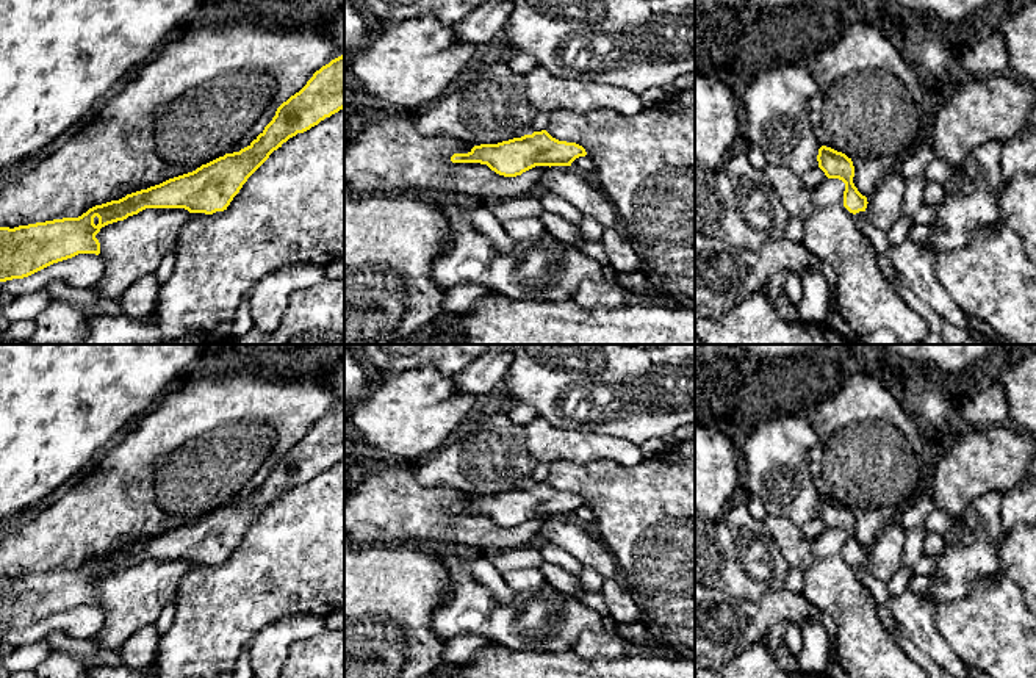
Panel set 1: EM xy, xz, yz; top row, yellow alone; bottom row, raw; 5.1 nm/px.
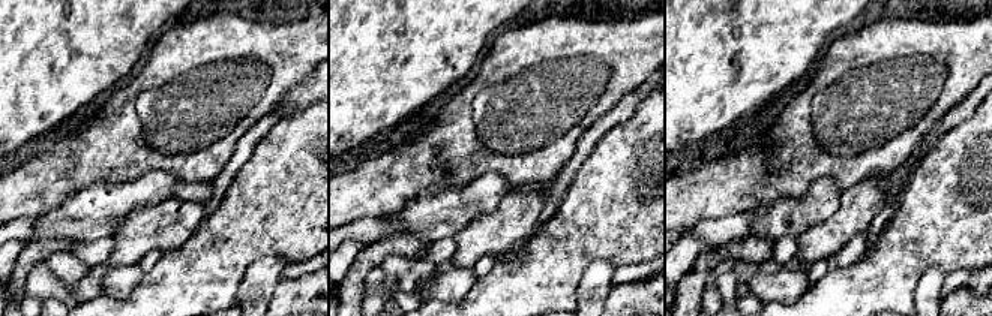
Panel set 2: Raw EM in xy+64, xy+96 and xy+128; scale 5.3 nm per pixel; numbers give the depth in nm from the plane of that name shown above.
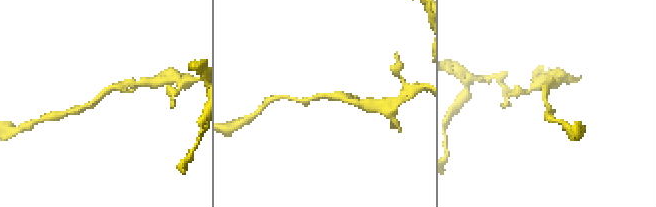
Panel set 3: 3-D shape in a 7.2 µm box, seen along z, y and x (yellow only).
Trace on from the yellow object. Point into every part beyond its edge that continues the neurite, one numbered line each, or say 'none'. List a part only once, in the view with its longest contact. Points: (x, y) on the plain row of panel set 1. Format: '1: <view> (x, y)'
none

